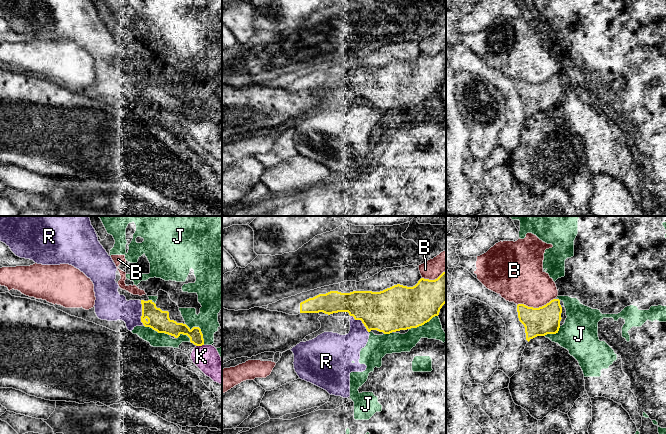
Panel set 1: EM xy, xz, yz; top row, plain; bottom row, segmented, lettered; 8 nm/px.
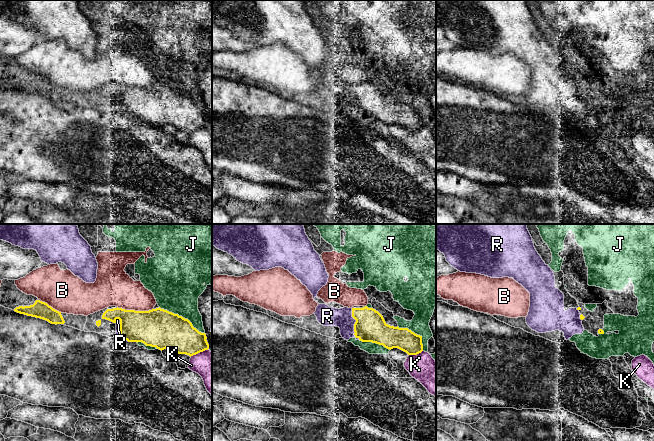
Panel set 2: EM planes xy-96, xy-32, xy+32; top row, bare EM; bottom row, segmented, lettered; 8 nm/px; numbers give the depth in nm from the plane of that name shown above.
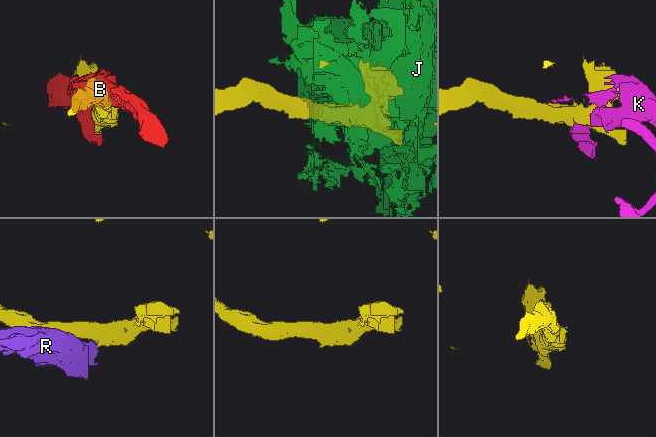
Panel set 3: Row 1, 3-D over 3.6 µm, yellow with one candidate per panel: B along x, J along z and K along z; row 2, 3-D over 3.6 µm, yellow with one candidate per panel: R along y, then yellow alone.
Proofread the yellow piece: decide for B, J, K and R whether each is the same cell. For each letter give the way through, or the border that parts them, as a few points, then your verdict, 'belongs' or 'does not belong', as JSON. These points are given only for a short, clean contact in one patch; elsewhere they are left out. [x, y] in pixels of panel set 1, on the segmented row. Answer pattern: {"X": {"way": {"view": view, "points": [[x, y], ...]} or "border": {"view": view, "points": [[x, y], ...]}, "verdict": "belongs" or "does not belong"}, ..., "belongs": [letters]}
{"B": {"verdict": "does not belong"}, "J": {"verdict": "does not belong"}, "K": {"verdict": "does not belong"}, "R": {"verdict": "does not belong"}, "belongs": []}

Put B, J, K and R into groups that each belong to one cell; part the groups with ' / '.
B K / J / R

